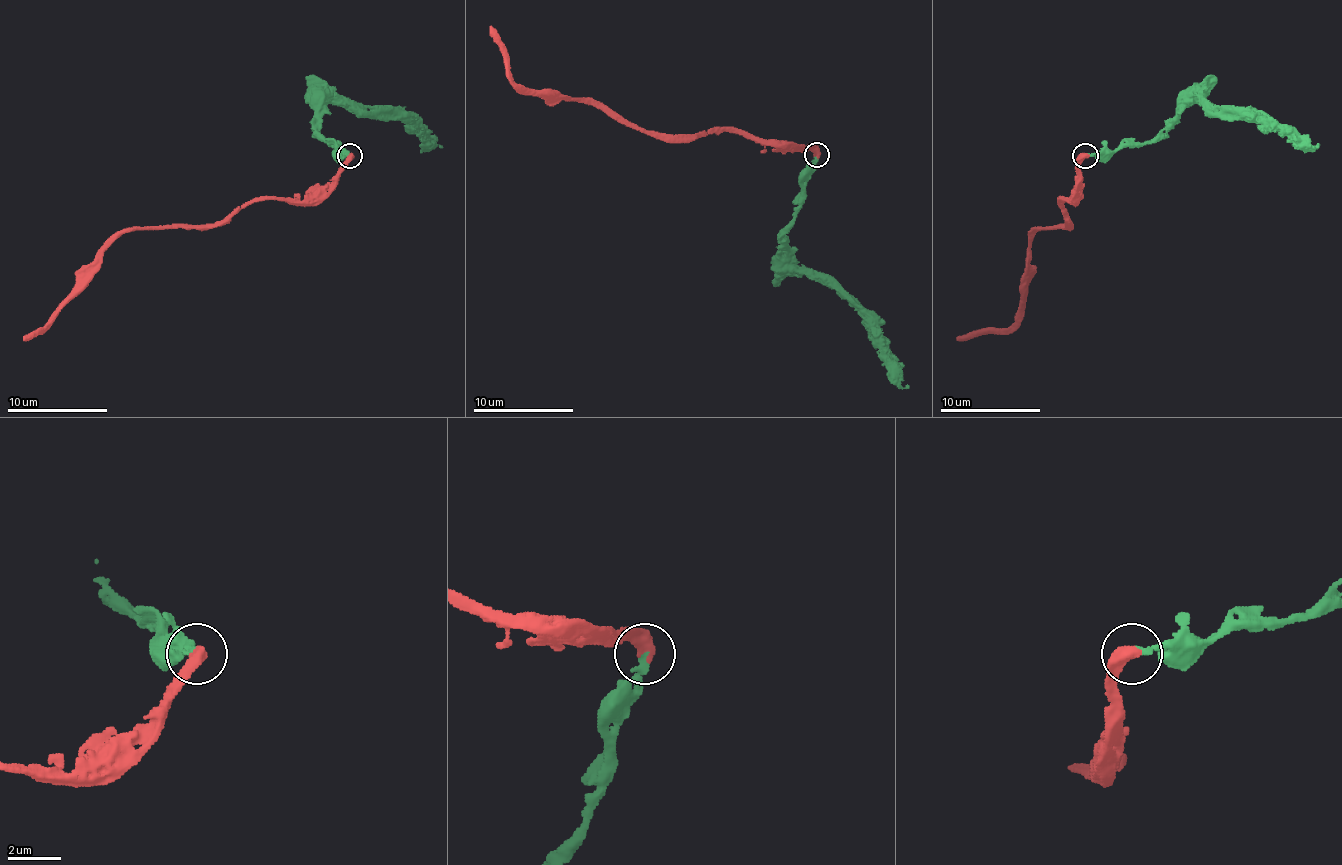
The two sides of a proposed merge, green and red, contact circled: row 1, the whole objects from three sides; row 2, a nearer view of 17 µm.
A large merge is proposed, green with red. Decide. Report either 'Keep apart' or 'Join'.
Join

